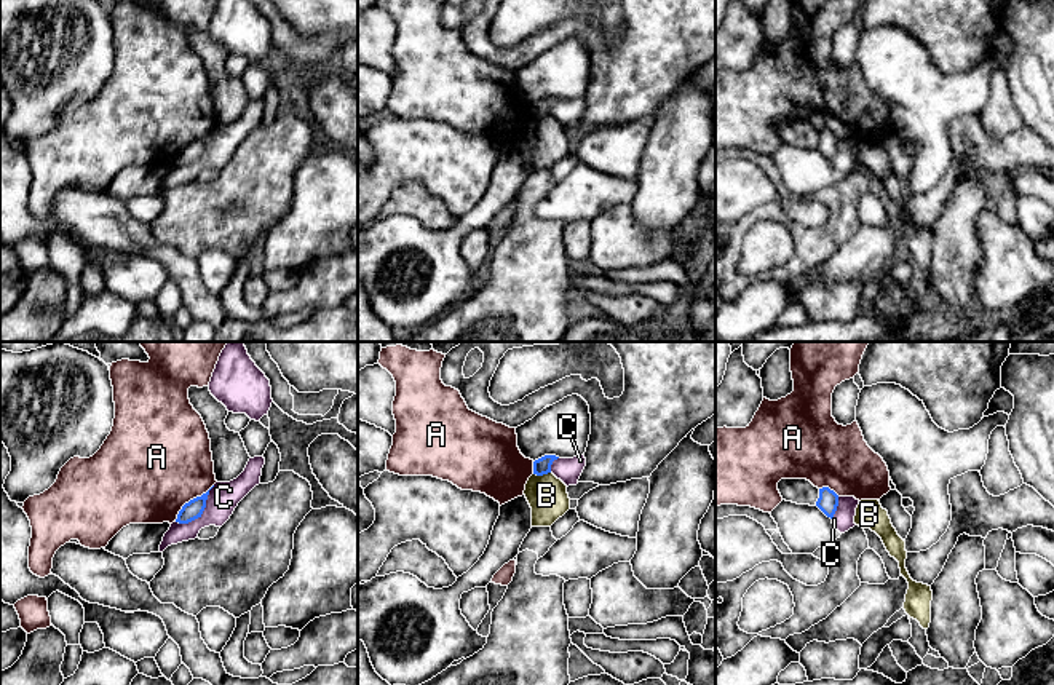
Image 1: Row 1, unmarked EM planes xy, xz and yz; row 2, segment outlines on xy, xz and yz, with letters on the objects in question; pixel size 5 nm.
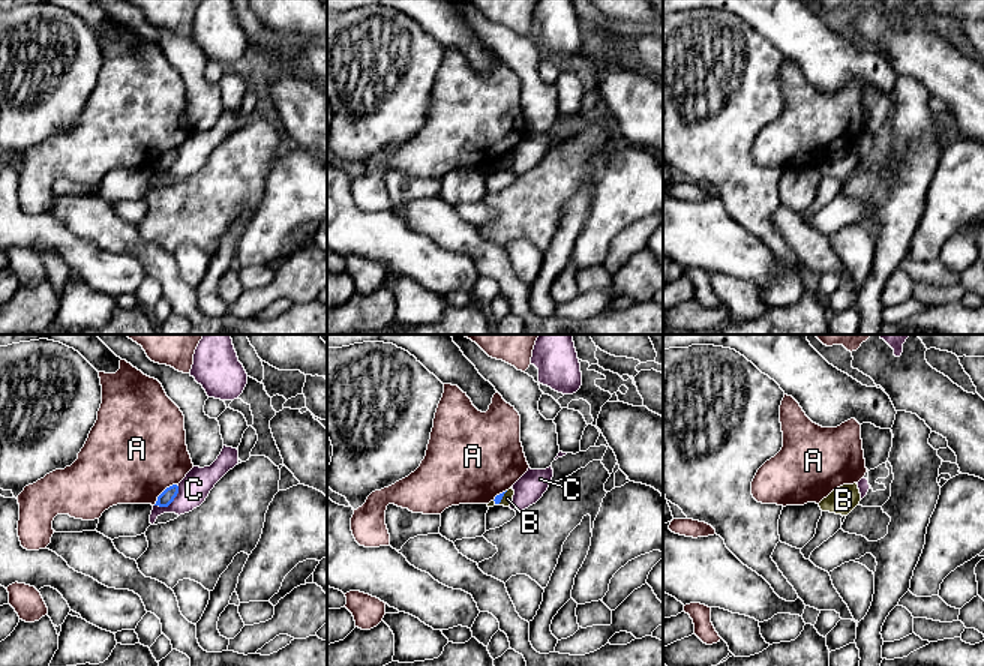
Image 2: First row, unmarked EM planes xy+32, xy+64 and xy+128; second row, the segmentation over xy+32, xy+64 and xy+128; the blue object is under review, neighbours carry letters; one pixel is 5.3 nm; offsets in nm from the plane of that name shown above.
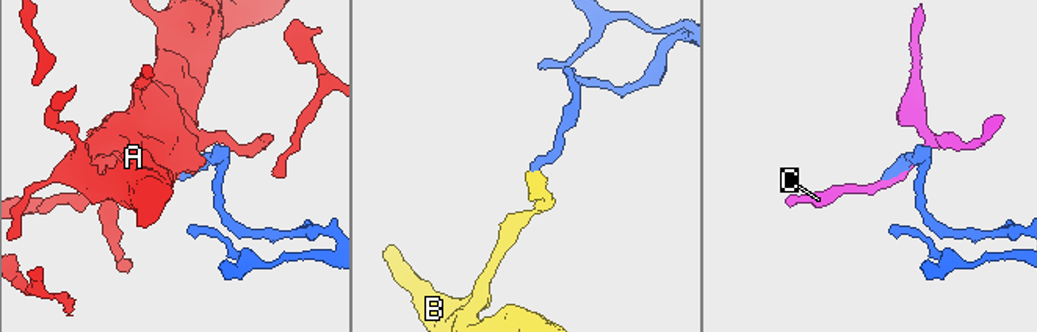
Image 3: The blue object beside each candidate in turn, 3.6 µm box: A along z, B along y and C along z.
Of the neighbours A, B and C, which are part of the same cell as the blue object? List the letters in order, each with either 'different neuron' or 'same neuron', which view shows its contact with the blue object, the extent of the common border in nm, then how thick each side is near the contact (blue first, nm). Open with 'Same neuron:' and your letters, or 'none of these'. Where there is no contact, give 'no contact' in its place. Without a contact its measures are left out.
Same neuron: none of these
A: different neuron; meets blue in xy; contact 280 nm long; 90 nm thick on the blue side, 500 nm on the other
B: different neuron; meets blue in xz; contact 90 nm long; 80 nm thick on the blue side, 200 nm on the other
C: different neuron; meets blue in xy; contact 280 nm long; 90 nm thick on the blue side, 160 nm on the other

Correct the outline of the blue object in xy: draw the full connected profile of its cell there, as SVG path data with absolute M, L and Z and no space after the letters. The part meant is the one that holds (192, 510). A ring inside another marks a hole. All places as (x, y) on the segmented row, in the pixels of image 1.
M209 490L203 493L201 497L196 497L185 503L182 509L177 514L176 522L179 524L188 524L198 517L201 517L204 508L206 508L206 500L208 500Z

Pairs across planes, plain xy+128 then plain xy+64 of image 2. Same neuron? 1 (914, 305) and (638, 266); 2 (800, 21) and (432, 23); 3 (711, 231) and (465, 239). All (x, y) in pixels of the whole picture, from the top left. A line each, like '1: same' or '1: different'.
1: same
2: same
3: different

